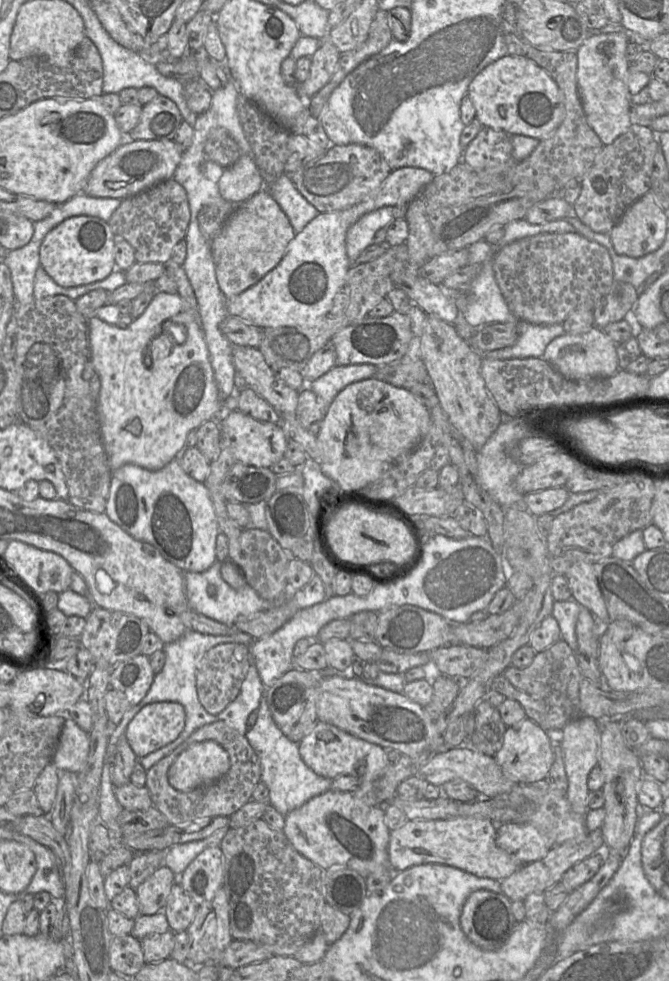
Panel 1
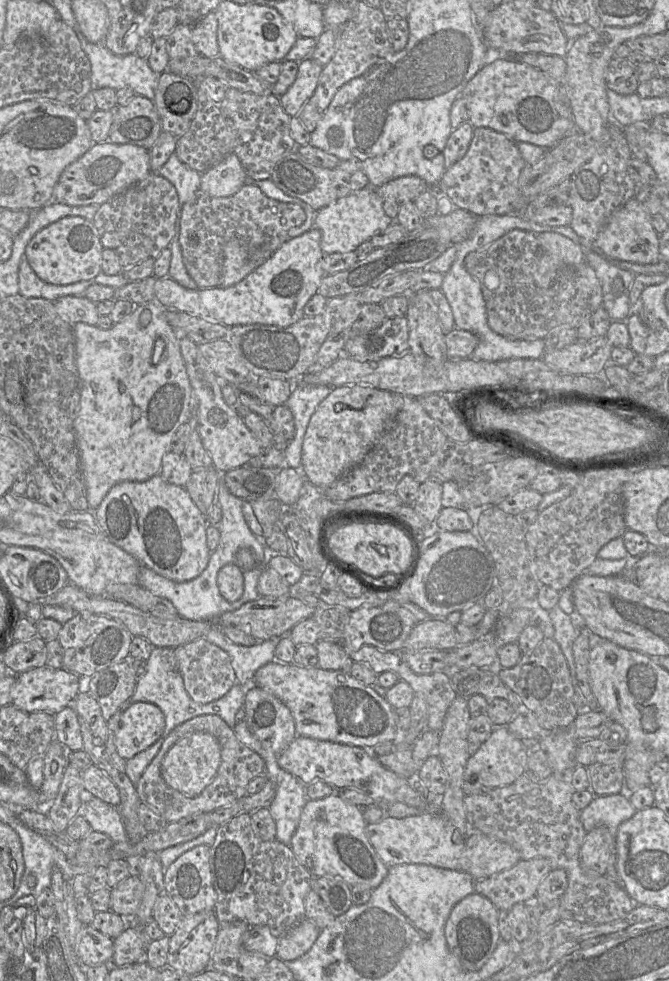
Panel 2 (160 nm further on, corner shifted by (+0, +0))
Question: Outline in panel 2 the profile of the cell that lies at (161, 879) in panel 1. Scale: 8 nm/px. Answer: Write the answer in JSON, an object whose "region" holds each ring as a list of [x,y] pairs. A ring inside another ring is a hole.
{"region":[[[129,876],[111,889],[110,910],[122,917],[135,915],[144,894],[144,884],[137,876]]]}

